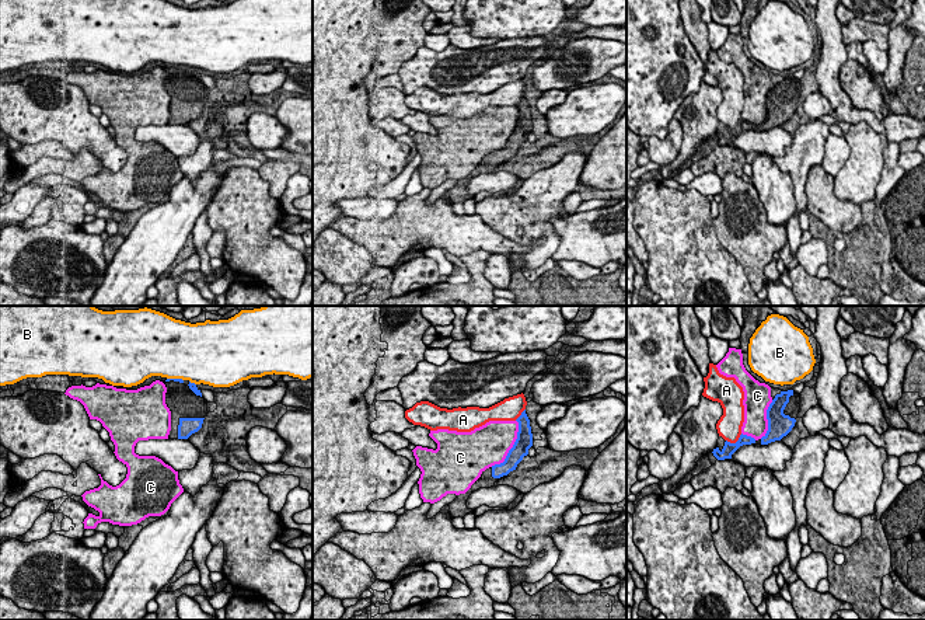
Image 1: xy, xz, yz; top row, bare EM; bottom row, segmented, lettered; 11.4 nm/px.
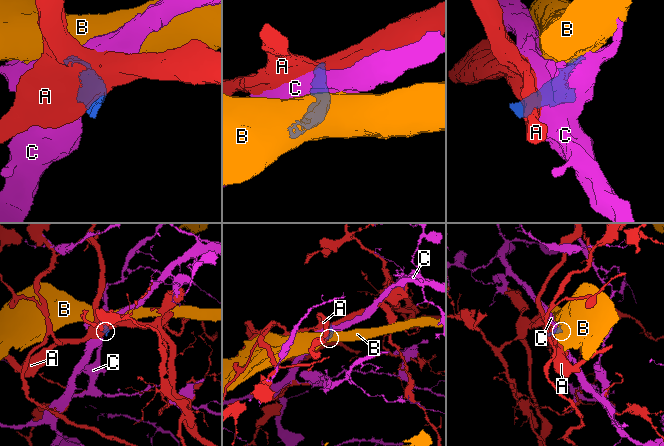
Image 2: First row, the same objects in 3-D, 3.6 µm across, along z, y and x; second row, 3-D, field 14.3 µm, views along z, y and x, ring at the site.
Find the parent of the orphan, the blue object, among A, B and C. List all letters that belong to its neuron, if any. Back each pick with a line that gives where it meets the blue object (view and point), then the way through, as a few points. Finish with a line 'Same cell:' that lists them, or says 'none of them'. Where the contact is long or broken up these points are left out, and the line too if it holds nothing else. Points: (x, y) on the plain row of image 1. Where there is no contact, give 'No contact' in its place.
Same cell: none of them

